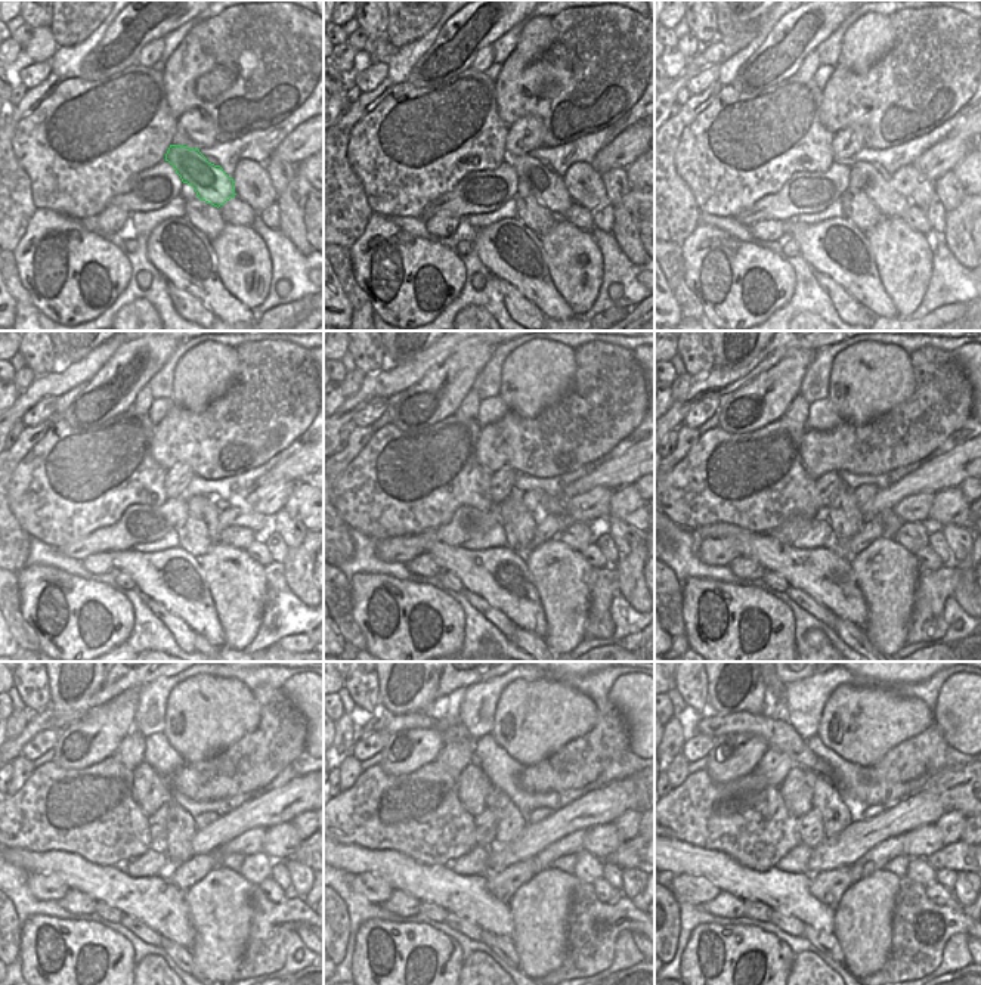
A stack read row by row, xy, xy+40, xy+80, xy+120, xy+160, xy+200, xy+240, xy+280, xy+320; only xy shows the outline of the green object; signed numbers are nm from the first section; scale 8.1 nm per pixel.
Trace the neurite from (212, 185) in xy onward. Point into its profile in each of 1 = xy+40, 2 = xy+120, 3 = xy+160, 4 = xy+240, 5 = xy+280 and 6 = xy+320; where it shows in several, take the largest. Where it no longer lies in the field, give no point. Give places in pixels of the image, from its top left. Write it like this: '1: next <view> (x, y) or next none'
1: next xy+40 (545, 185)
2: next xy+120 (241, 538)
3: next xy+160 (579, 535)
4: next xy+240 (256, 867)
5: next xy+280 (588, 869)
6: next xy+320 (919, 870)

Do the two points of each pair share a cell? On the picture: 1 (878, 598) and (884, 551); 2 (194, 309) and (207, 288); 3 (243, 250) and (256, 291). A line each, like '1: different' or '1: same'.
1: same
2: different
3: same

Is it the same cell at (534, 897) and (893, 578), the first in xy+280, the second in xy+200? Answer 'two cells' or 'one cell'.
one cell

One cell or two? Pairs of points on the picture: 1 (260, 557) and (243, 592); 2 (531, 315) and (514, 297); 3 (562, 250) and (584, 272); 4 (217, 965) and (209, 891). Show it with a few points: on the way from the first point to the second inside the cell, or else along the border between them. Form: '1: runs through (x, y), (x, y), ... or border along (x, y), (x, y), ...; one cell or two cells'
1: border along (243, 550), (266, 567); two cells
2: runs through (526, 310), (517, 301); one cell
3: runs through (568, 256), (578, 266); one cell
4: runs through (217, 947), (216, 908); one cell

